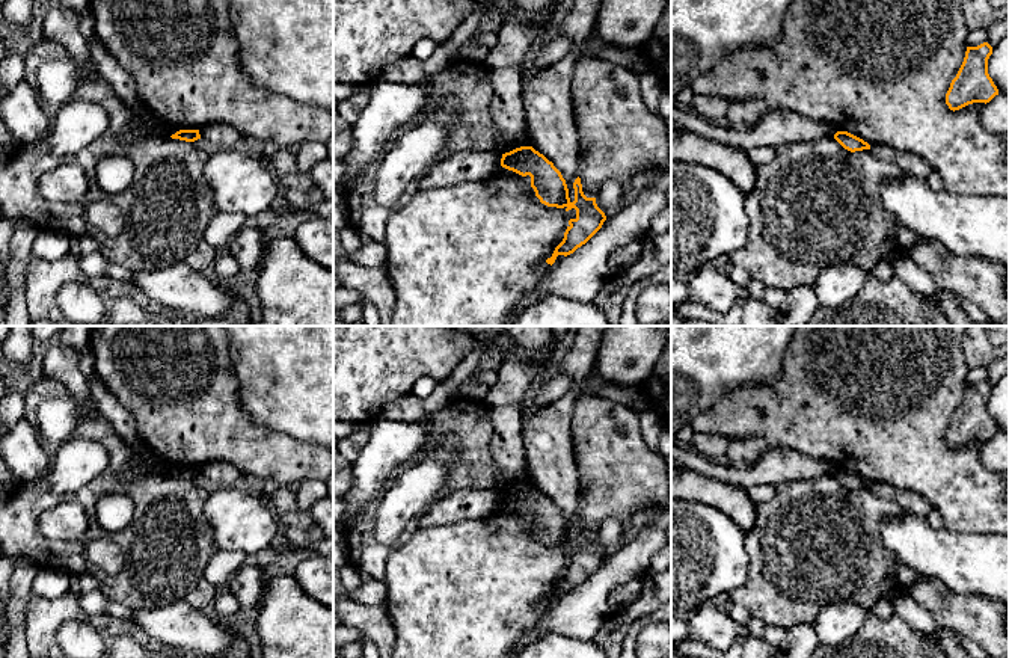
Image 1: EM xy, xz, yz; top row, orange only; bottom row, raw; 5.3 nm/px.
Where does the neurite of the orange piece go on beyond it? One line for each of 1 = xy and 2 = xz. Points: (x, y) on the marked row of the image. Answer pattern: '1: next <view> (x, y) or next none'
1: next none
2: next none

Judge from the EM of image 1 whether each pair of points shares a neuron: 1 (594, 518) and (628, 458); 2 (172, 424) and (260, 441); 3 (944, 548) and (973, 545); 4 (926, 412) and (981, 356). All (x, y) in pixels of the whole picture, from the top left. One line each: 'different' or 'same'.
1: same
2: same
3: same
4: different

